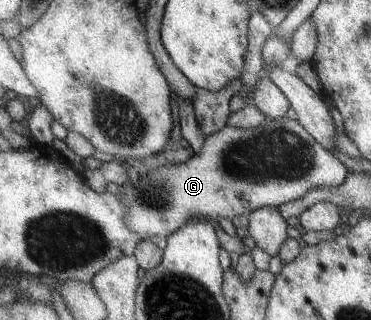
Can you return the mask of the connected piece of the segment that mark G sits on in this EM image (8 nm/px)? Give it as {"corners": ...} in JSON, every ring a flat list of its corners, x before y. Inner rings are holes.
{"corners":[[287,117,268,118,261,126,252,129,226,125,206,138,203,150,198,155,176,166,155,166,157,168,152,168,146,176,137,176,136,182,128,181,119,186,117,194,126,206,127,226,140,234,143,240,152,236,164,236,167,239,196,214,215,221,216,218,231,219,243,215,249,219,250,214,258,208,267,205,280,207,322,186,340,187,349,174,345,164,319,143,302,122]]}

